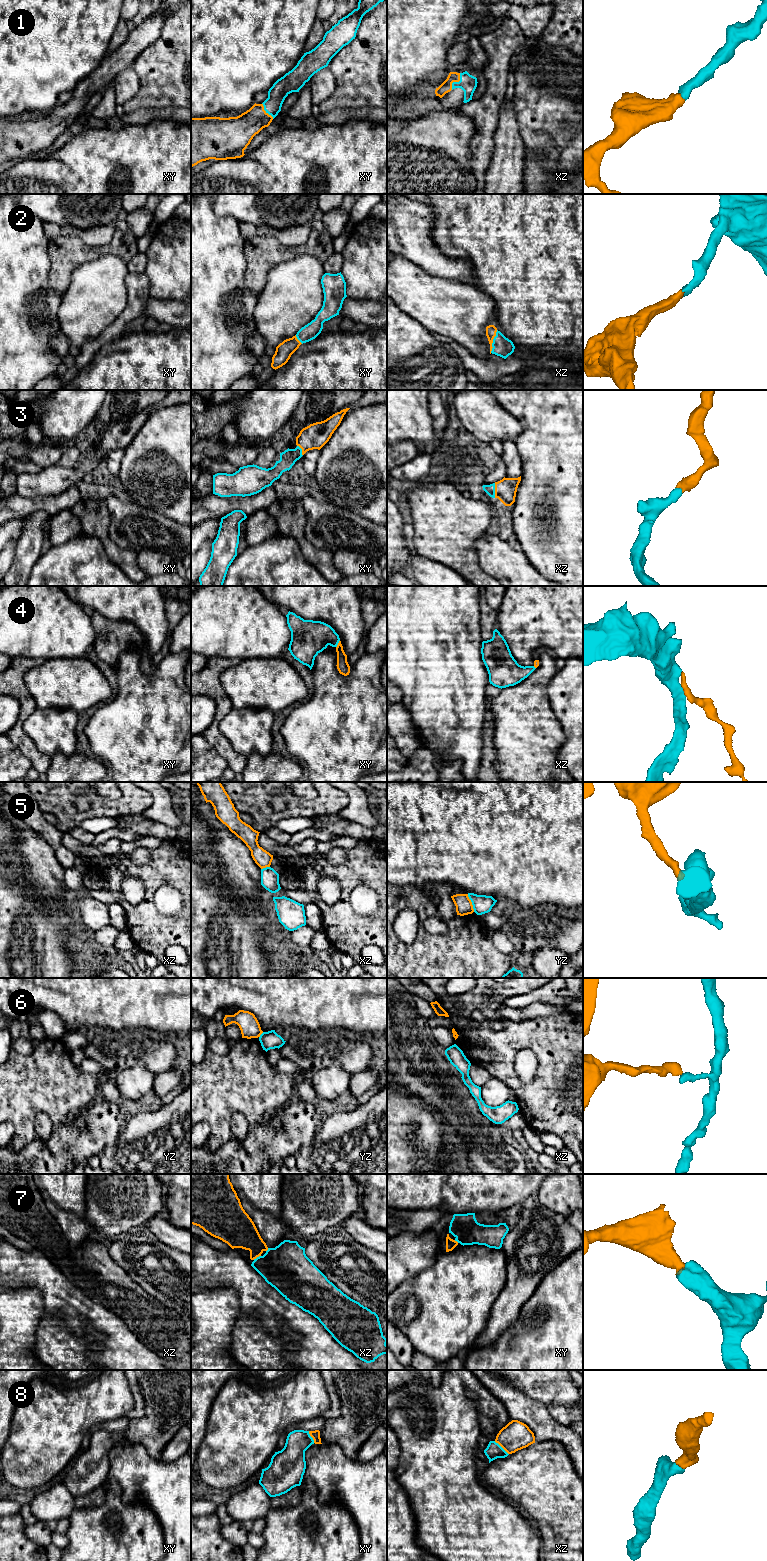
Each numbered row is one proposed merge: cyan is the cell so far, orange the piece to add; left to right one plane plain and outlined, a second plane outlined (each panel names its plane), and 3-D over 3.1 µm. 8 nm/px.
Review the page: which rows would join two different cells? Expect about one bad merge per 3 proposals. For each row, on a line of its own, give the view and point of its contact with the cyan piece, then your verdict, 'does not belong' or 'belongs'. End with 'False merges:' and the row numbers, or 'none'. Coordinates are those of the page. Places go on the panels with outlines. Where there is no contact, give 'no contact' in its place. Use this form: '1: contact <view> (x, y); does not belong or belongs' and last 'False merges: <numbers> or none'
1: contact xz (456, 82); belongs
2: contact xz (493, 341); belongs
3: contact xz (494, 490); belongs
4: contact xy (337, 644); does not belong
5: contact yz (472, 903); does not belong
6: contact yz (260, 1035); does not belong
7: contact xz (257, 1257); belongs
8: contact xz (501, 1447); belongs
False merges: 4, 5, 6

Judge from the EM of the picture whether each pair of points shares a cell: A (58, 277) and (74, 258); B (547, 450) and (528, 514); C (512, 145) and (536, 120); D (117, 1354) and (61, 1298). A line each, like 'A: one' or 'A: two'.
A: one
B: one
C: two
D: one

